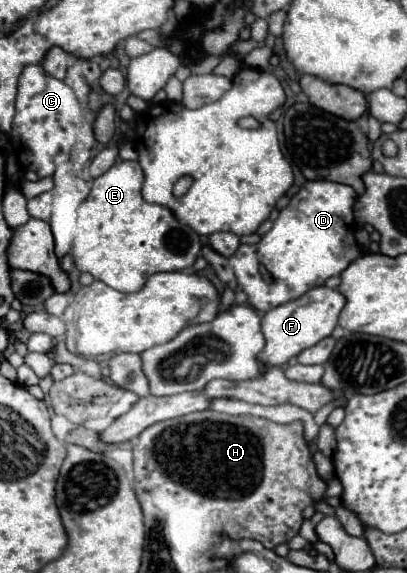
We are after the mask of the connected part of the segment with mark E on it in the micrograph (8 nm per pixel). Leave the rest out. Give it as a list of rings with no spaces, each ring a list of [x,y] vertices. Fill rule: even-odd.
[[[119,161],[107,173],[93,179],[89,197],[81,203],[81,207],[77,207],[79,208],[77,235],[75,235],[75,243],[71,243],[73,251],[69,249],[69,253],[73,255],[75,267],[81,273],[91,273],[93,279],[121,293],[137,293],[139,289],[143,289],[151,273],[183,271],[185,267],[191,267],[203,247],[201,237],[191,227],[179,223],[167,207],[143,201],[141,183],[143,183],[143,171],[137,161]]]

